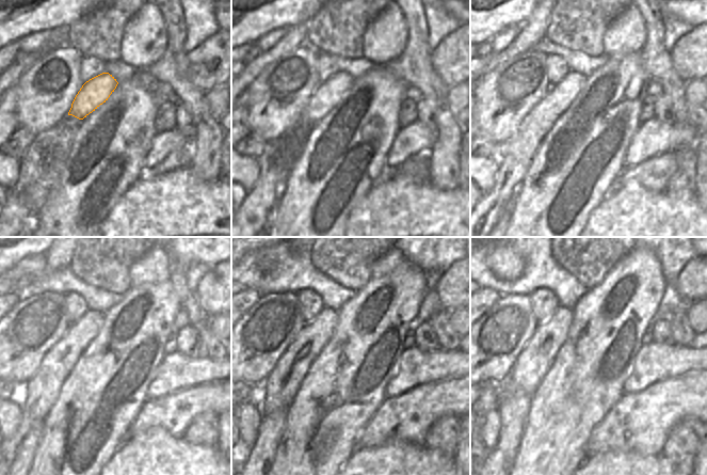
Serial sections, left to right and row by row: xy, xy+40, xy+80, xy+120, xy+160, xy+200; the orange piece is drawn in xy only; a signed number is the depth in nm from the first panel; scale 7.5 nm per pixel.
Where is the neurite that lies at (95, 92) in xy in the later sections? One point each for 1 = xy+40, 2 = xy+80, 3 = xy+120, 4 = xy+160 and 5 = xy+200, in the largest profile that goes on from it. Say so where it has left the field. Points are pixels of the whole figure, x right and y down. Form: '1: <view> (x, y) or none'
1: xy+40 (327, 94)
2: xy+80 (520, 148)
3: xy+120 (43, 389)
4: xy+160 (283, 383)
5: xy+200 (536, 357)

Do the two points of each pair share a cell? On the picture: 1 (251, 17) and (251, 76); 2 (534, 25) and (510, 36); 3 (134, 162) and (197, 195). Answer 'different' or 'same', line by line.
1: different
2: different
3: different

